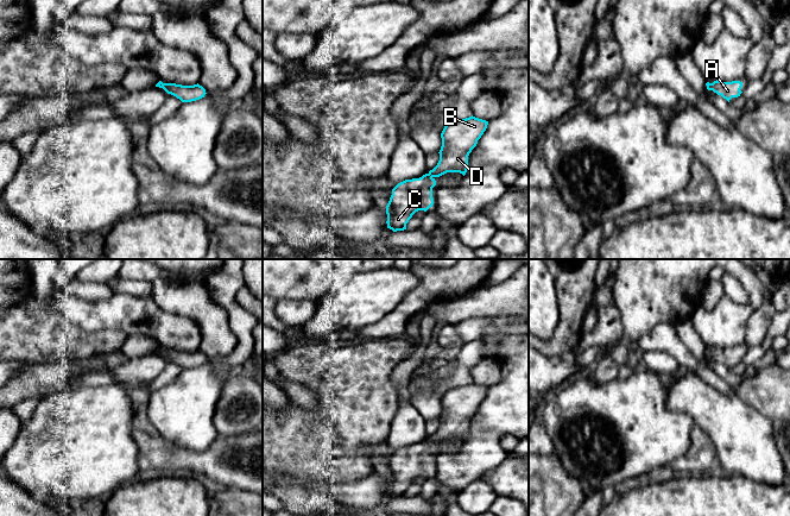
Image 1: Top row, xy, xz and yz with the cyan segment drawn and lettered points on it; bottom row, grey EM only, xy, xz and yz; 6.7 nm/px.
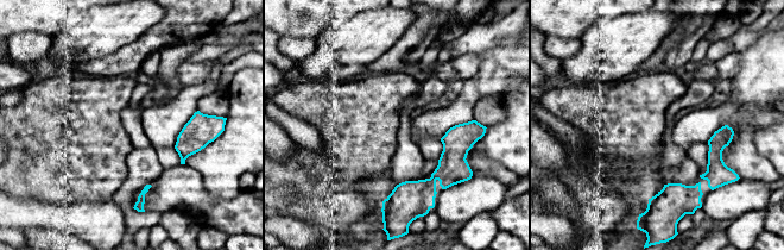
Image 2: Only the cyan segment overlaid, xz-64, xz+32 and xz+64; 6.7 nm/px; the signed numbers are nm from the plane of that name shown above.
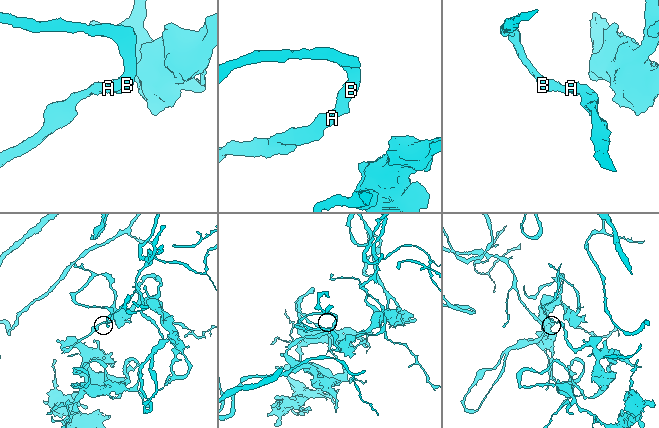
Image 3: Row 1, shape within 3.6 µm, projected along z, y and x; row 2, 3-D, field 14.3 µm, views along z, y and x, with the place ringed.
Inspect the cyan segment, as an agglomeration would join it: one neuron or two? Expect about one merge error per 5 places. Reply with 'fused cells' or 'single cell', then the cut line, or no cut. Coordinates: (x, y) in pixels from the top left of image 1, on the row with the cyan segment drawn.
single cell; cut none

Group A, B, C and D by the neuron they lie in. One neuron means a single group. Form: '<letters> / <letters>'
A B C D

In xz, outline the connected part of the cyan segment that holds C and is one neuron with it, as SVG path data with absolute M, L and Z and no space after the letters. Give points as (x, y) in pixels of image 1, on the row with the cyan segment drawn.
M469 117L450 121L441 133L442 146L437 165L419 178L405 180L392 189L386 206L387 228L406 229L406 224L418 210L426 212L434 204L432 188L436 177L447 172L467 172L468 156L486 131L488 121Z

